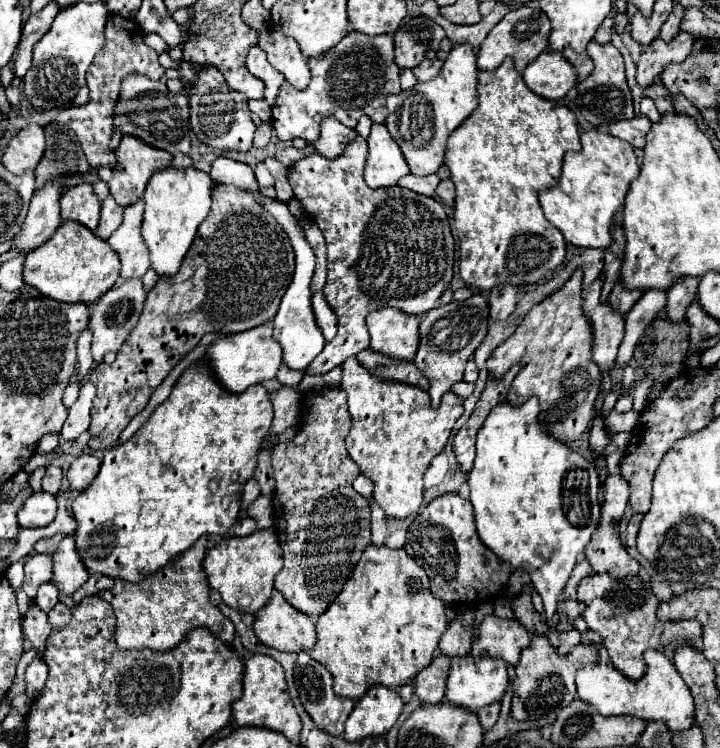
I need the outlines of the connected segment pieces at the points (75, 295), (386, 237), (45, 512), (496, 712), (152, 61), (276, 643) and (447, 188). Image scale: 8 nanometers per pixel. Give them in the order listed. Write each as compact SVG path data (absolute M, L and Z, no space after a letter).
M62 222L54 236L28 252L24 260L24 282L58 302L84 302L90 306L116 284L118 276L120 260L116 252L80 222Z
M356 138L342 156L328 160L324 156L310 154L298 160L290 170L290 186L300 198L304 212L322 230L328 246L328 282L324 286L324 298L338 316L338 334L306 368L306 374L326 374L344 360L356 356L370 346L370 336L364 318L380 308L392 306L408 314L422 316L432 310L446 290L454 274L454 240L450 234L448 216L436 198L420 196L402 186L372 190L366 186L363 173L368 153L364 138Z
M34 492L16 512L20 528L42 528L56 518L56 498L48 492Z
M488 704L488 706L482 706L480 710L476 710L478 718L480 718L480 724L484 726L484 730L492 728L500 716L500 704Z
M112 14L106 24L106 44L96 54L92 66L86 72L88 82L89 100L83 106L75 107L75 122L68 122L67 126L76 132L78 142L92 166L112 166L116 156L108 152L110 138L112 138L112 110L118 102L120 92L120 80L132 72L148 74L152 80L160 80L166 72L166 68L160 66L156 50L148 48L142 40L142 30L134 20L122 18L118 14Z
M278 592L256 614L254 632L260 642L280 652L308 652L316 644L312 618L296 612Z
M442 180L440 182L440 186L438 186L438 190L436 190L436 196L444 202L444 204L448 204L448 206L454 206L454 182L452 180Z

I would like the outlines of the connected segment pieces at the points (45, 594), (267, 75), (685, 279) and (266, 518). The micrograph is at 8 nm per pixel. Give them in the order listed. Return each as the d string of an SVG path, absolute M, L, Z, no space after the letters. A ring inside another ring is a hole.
M42 584L38 588L38 596L36 596L36 606L42 608L42 612L50 612L56 604L58 604L58 592L52 588L52 584Z
M252 46L250 48L250 54L246 58L246 66L248 66L248 70L250 70L252 76L260 78L266 84L266 88L264 88L264 100L270 102L270 104L274 104L274 100L276 100L276 96L280 92L280 86L282 86L282 82L286 78L280 76L280 72L266 60L266 56L264 56L264 52L262 52L260 46Z
M682 276L680 280L676 280L672 284L672 288L668 288L666 292L666 314L672 322L682 322L686 316L686 308L688 302L692 302L696 298L698 292L698 280L692 276Z
M260 496L246 508L246 516L258 522L260 530L272 528L272 500L268 496Z

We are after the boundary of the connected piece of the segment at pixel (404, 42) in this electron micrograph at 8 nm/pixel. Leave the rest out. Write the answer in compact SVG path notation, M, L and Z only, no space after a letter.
M422 16L412 18L408 24L400 26L394 34L396 44L396 64L400 70L412 70L424 60L424 52L442 44L444 30L432 20L424 20Z

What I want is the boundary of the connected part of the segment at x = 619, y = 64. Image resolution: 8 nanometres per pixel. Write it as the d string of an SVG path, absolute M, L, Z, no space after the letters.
M592 40L588 44L588 54L592 56L594 70L582 82L578 82L578 92L588 92L596 86L614 86L618 90L628 90L624 76L622 54L612 44L598 44Z

